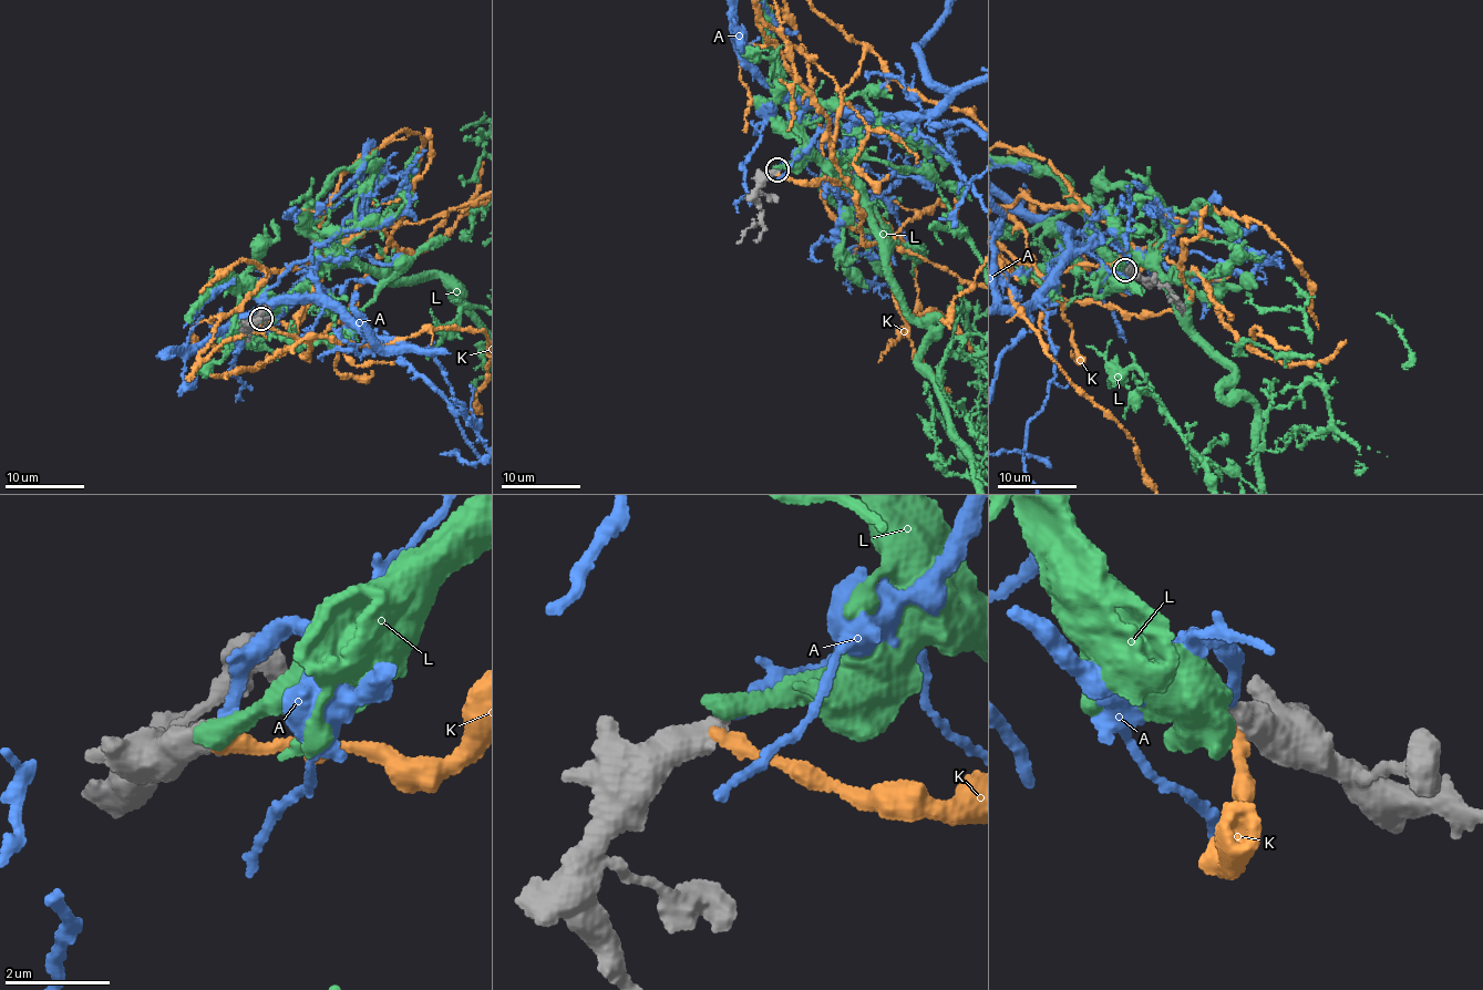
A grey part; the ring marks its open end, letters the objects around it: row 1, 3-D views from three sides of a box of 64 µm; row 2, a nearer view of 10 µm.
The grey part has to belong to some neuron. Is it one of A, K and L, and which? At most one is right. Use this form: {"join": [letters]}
{"join": ["A"]}

